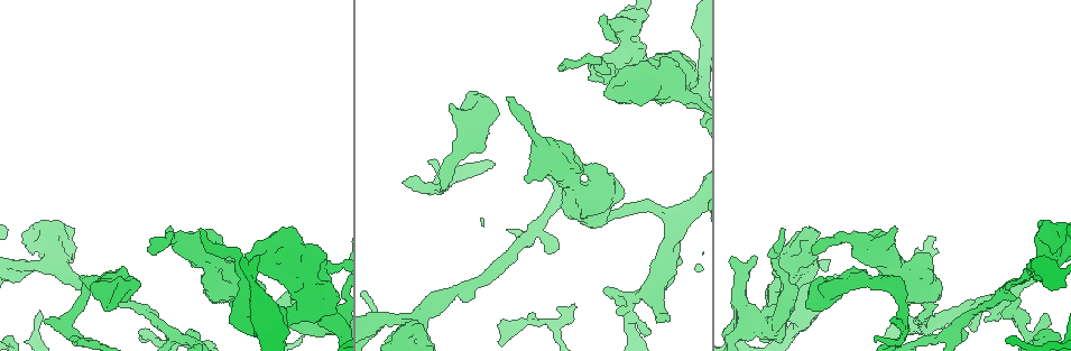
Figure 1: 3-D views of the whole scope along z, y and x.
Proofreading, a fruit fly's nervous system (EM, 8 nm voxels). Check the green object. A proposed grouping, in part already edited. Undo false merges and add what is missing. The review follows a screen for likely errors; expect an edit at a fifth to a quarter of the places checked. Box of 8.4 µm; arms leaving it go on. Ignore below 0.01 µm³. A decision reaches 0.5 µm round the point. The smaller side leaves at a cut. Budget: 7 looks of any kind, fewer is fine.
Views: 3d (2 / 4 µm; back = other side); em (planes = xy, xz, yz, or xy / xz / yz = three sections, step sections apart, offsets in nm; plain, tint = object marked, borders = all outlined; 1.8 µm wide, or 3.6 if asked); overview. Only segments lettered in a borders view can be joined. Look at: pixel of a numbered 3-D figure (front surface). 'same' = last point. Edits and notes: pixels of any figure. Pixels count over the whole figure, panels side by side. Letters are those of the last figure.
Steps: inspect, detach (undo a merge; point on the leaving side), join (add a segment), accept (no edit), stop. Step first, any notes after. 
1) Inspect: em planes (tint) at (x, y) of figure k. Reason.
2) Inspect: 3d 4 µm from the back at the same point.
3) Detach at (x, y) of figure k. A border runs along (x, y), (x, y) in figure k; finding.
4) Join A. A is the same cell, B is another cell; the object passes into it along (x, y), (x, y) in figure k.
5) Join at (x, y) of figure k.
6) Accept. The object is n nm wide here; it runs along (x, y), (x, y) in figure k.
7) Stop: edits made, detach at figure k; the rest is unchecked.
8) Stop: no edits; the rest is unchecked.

Inspect: 3d 2 µm at (534, 230) of figure 1. Abrupt turn.

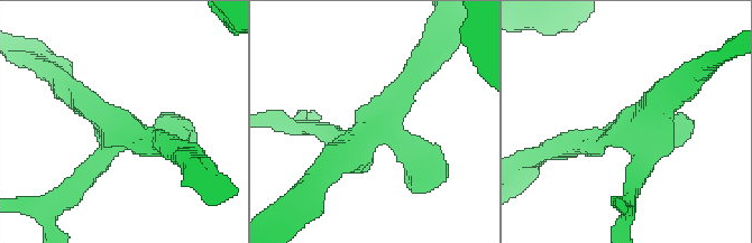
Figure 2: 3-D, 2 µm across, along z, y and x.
Inspect: em xz step 16 (tint) at (372, 129) of figure 2.

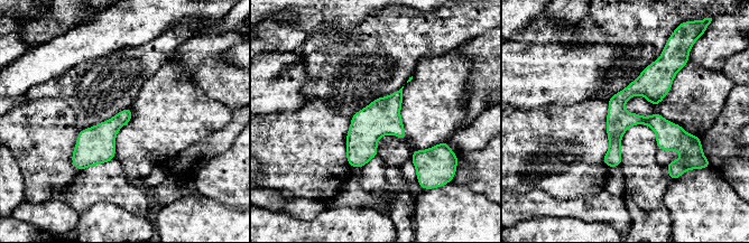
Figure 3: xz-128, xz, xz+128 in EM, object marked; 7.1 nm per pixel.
Inspect: em planes (borders) at the same point. Another direction.

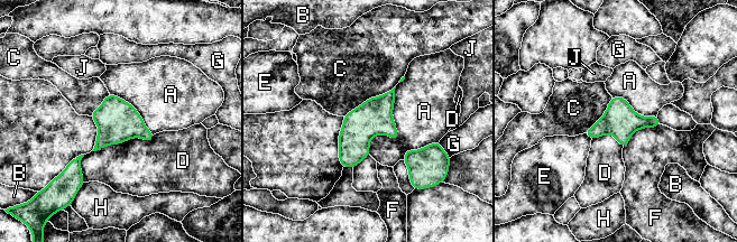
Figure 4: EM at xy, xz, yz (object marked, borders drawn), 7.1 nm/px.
Accept. A, B, C, D, E, F, G, H and J are other cells; a border runs along (395, 85), (366, 99), (343, 117) in figure 4; one neuron here.

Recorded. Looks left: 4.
Inspect: 3d 4 µm at (121, 289) of figure 1. Calibre changes.

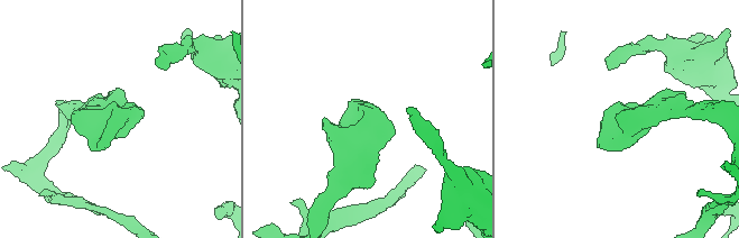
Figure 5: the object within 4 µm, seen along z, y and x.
Inspect: em 3.6 µm planes (borders) at (113, 119) of figure 5.

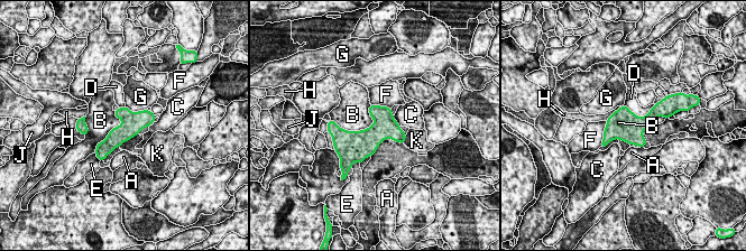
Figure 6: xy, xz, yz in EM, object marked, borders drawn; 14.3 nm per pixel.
Accept. The object is 320 nm wide here; A, B, C, D, E, F, G, H, J and K are other cells; a border runs along (370, 104), (368, 127), (337, 124) in figure 6; all the same neuron.

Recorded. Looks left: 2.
Inspect: 3d 4 µm from the back at (666, 321) of figure 1. Branch stops here.

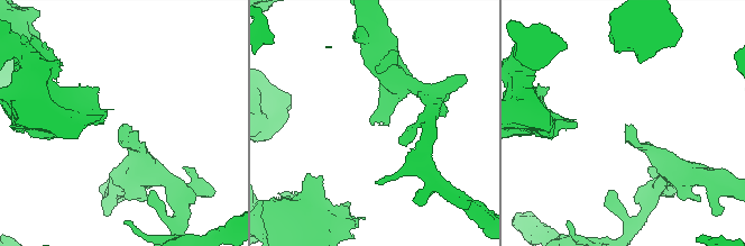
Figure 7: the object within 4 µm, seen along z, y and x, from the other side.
Inspect: em planes (borders) at (124, 125) of figure 7.

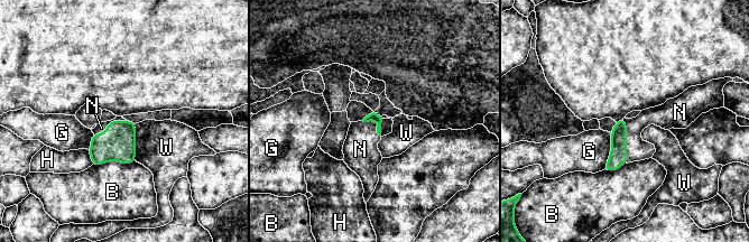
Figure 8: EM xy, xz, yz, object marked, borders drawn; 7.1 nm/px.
Join N. N is the same cell, B, G, H and W are other cells; it goes on there.

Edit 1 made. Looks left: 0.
Stop: edits made, join at figure 8; the rest is unchecked.

